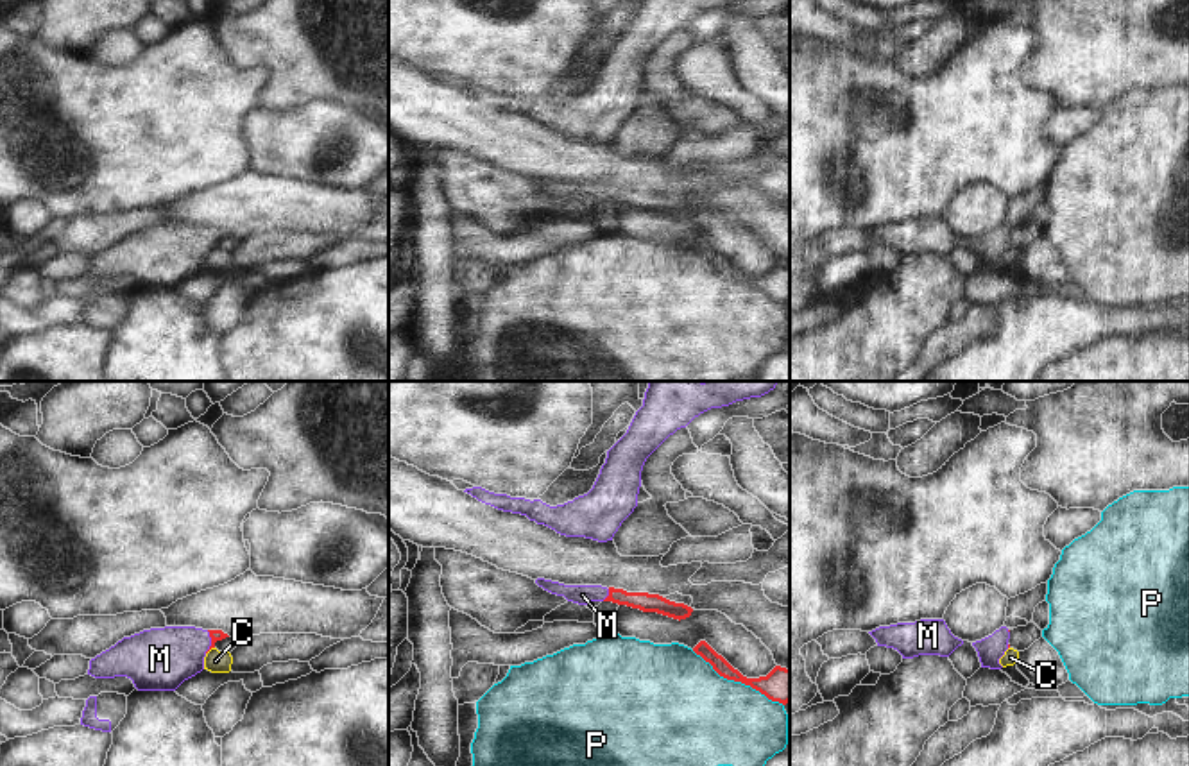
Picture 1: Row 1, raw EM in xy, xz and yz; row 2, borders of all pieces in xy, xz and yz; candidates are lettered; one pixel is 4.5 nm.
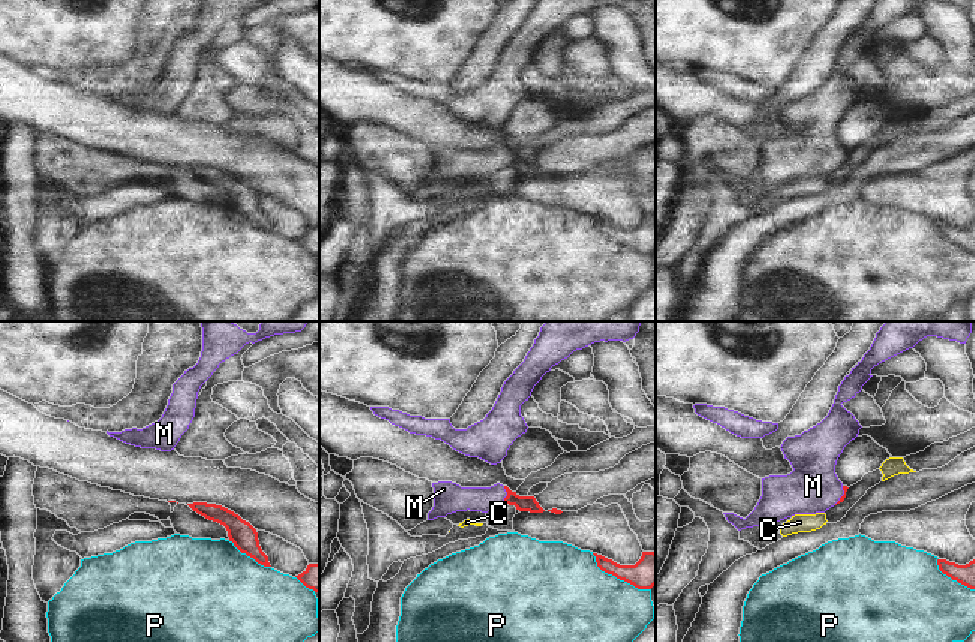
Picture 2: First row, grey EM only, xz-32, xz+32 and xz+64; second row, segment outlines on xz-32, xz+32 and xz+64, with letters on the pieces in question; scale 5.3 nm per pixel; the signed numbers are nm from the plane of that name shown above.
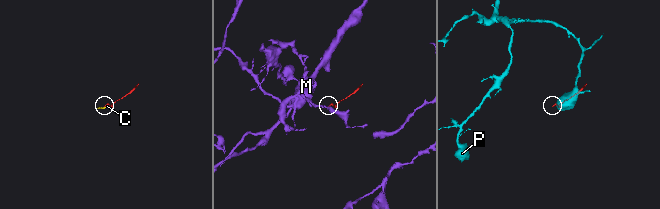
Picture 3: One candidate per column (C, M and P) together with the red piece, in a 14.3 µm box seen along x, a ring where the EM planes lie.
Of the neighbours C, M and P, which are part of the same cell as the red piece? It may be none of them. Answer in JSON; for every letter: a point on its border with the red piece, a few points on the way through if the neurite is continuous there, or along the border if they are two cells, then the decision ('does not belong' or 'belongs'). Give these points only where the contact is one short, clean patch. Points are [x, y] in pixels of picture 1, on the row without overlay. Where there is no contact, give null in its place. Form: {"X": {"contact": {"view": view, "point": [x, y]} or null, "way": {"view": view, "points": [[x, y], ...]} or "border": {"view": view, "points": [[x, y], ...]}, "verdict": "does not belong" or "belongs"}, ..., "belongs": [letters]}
{"C": {"contact": {"view": "xy", "point": [210, 247]}, "border": {"view": "xy", "points": [[213, 246], [206, 253]]}, "verdict": "does not belong"}, "M": {"contact": {"view": "xy", "point": [212, 240]}, "way": {"view": "xy", "points": [[215, 235], [212, 240], [192, 242], [160, 258]]}, "verdict": "belongs"}, "P": {"contact": {"view": "xz", "point": [738, 280]}, "verdict": "does not belong"}, "belongs": ["M"]}

